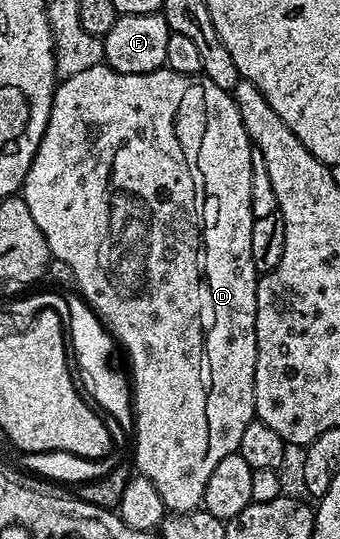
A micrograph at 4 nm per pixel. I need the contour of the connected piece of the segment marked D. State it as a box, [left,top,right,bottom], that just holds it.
[20,64,260,514]

